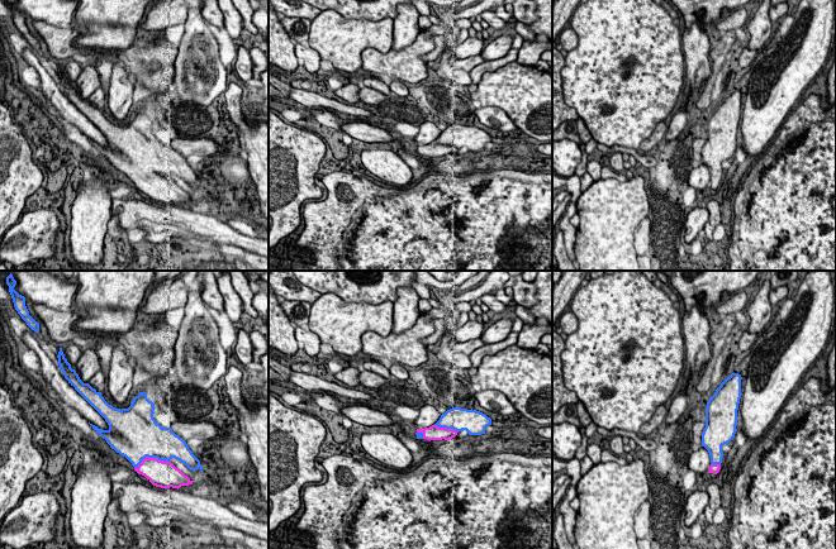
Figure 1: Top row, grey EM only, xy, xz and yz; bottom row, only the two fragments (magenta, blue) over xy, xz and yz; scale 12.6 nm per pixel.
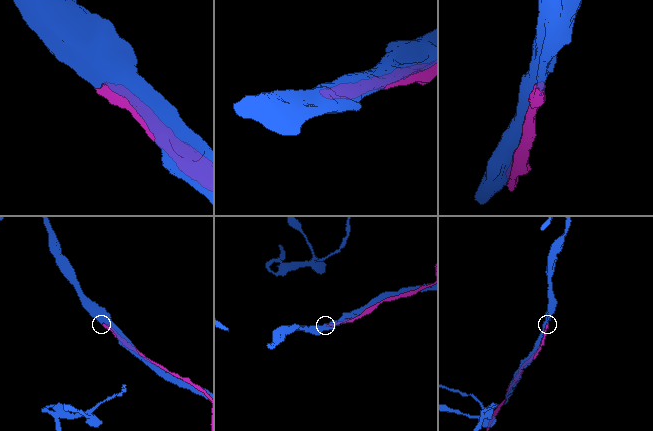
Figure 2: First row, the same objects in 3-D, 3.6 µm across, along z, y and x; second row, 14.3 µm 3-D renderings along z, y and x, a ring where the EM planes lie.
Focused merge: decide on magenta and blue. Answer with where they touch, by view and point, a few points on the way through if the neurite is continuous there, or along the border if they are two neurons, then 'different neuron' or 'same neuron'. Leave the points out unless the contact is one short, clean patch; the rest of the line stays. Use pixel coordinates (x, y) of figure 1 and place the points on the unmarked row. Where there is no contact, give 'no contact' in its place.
contact xy (151, 175); same neuron

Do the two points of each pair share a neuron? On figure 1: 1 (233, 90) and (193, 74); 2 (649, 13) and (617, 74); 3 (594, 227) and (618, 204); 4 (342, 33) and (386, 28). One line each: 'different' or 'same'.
1: different
2: same
3: same
4: same

